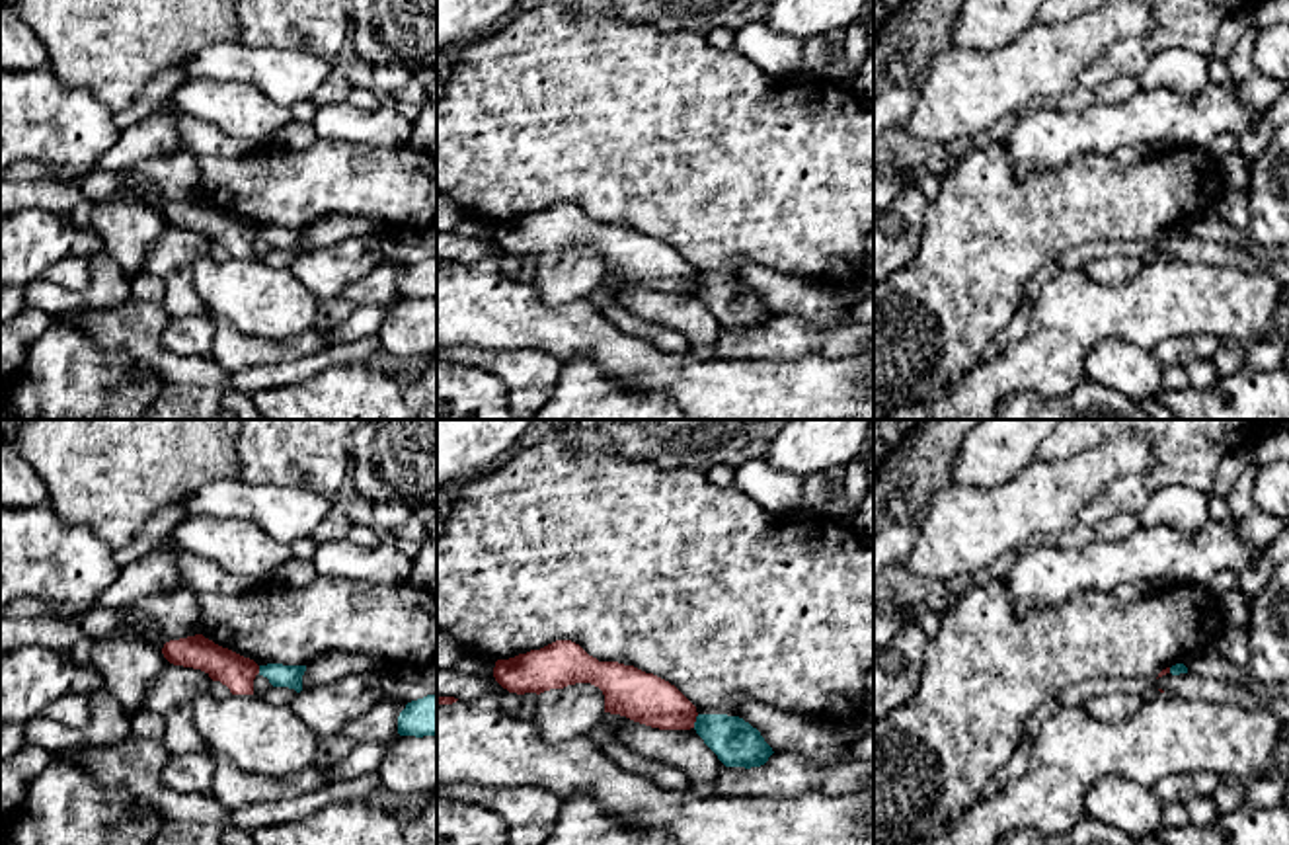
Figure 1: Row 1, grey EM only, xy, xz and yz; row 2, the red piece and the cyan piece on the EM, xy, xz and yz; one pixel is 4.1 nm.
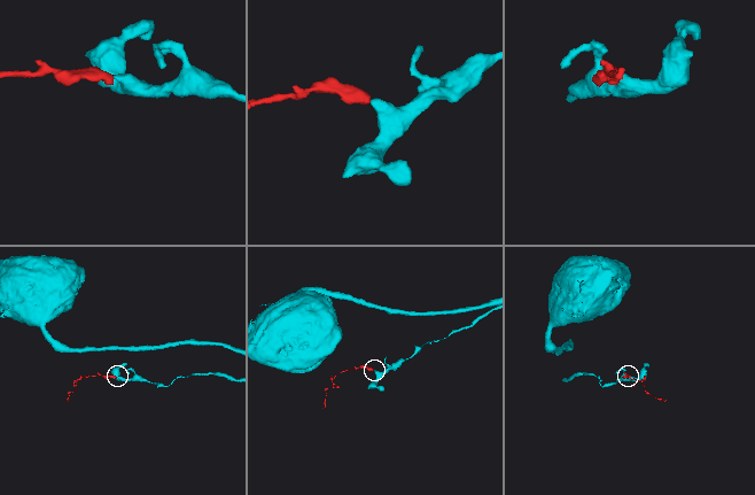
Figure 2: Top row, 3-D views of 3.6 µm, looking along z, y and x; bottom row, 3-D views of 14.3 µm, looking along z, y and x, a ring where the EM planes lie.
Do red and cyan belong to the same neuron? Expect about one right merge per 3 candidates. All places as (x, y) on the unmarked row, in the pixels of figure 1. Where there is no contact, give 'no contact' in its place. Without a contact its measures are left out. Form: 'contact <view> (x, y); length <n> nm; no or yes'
contact xz (695, 283); length 60 nm; no

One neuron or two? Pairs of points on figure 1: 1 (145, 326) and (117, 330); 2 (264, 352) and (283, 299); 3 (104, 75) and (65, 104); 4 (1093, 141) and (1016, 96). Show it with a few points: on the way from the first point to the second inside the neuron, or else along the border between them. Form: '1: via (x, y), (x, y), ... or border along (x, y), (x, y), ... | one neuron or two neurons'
1: via (139, 326), (123, 328) | one neuron
2: border along (227, 321), (272, 338), (312, 328) | two neurons
3: border along (47, 65), (67, 86), (88, 88), (114, 112) | two neurons
4: border along (1055, 104), (1038, 104), (1018, 114) | two neurons

